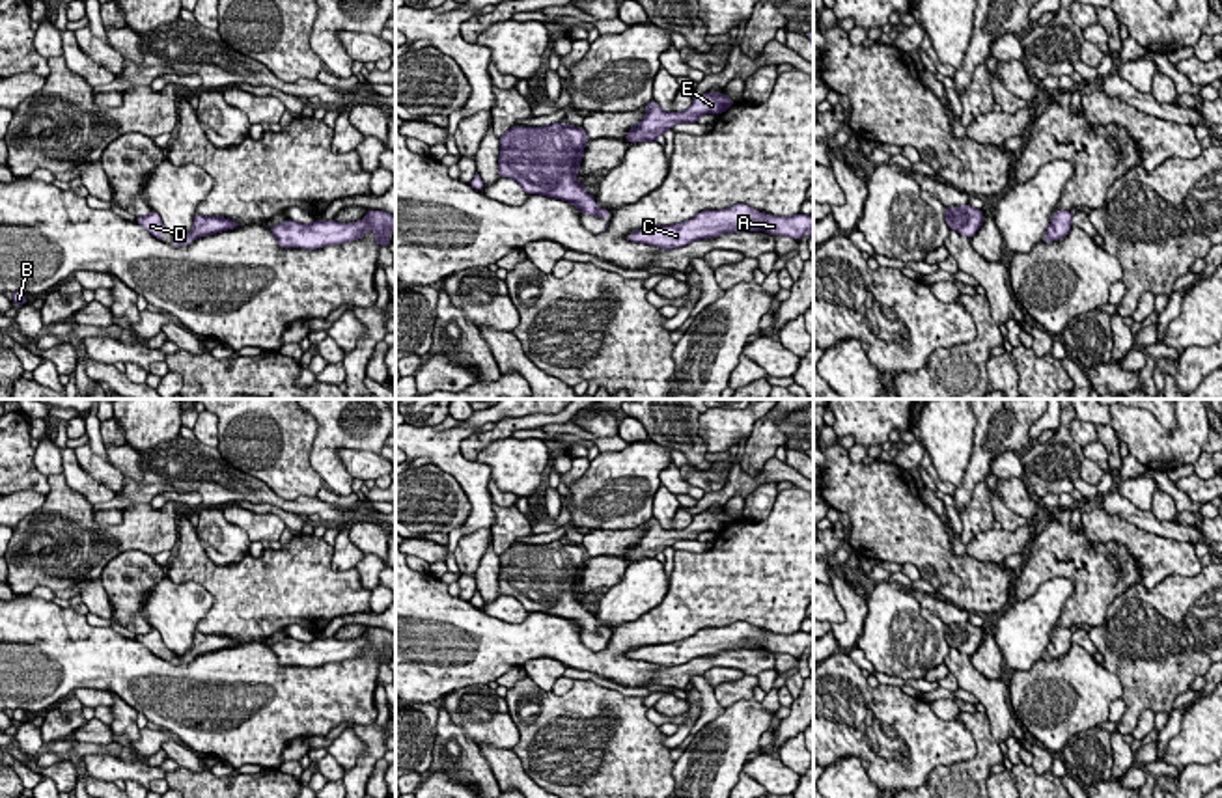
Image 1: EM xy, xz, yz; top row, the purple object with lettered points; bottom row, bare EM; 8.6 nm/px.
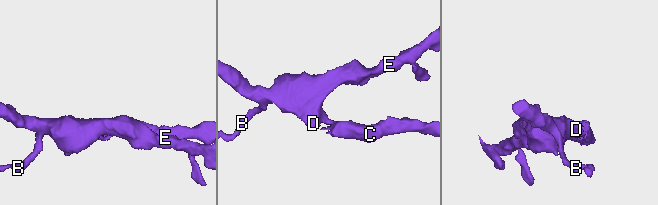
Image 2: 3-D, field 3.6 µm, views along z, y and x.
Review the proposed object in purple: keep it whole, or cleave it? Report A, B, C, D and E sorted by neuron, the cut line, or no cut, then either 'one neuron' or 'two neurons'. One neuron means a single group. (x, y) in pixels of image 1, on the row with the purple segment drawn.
groups A B C D E; cut none; one neuron

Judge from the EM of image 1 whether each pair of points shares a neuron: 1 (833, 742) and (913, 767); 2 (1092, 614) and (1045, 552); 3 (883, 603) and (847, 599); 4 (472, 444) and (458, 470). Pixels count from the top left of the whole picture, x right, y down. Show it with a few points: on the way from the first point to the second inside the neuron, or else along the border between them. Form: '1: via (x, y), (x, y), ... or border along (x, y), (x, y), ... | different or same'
1: via (853, 742), (874, 742), (892, 761) | same
2: via (1090, 597), (1090, 588), (1068, 565), (1062, 565) | same
3: border along (868, 601), (864, 629), (857, 644) | different
4: border along (472, 431), (459, 446), (459, 452), (469, 461) | different

